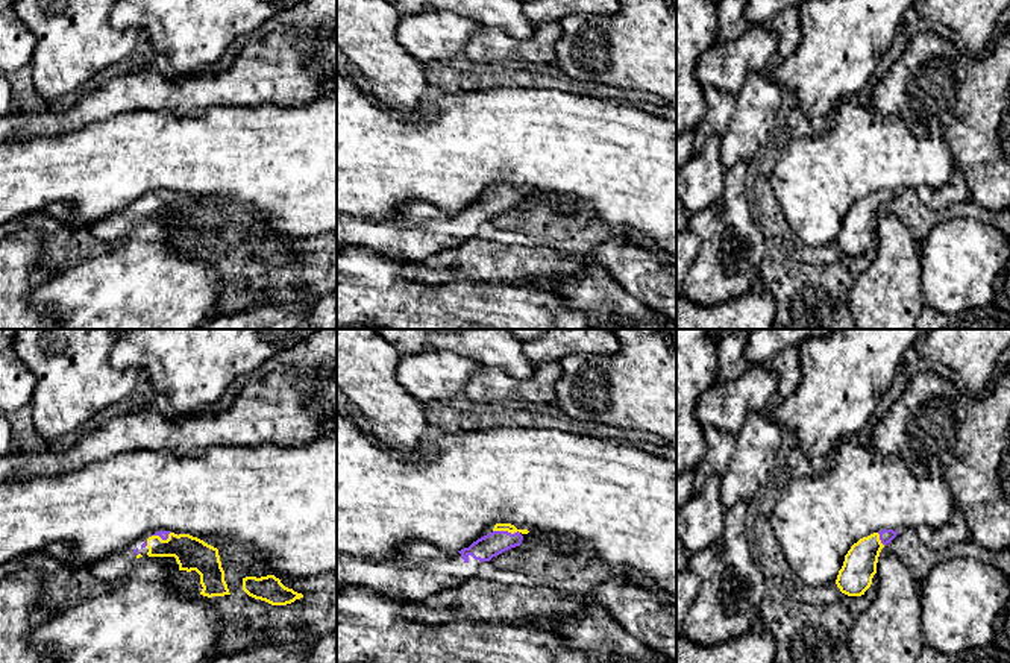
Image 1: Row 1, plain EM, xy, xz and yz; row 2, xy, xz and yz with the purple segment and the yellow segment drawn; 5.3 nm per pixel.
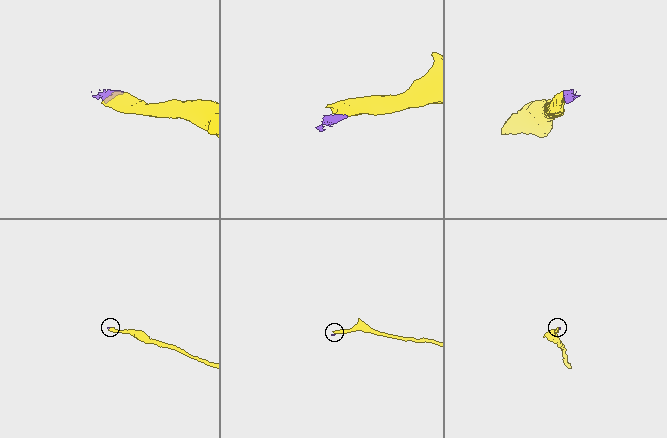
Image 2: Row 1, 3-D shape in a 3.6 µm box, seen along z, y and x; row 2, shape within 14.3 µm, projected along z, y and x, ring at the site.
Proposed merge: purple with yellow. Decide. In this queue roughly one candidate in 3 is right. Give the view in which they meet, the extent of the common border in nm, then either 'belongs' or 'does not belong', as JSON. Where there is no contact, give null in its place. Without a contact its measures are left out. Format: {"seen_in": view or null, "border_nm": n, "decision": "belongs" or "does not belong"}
{"seen_in": "xz", "border_nm": 140, "decision": "belongs"}

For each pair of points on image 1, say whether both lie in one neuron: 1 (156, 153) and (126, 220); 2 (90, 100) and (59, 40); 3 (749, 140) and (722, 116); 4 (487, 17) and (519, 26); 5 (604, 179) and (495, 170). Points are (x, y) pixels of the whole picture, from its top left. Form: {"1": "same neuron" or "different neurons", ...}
{"1": "different neurons", "2": "different neurons", "3": "different neurons", "4": "same neuron", "5": "same neuron"}

